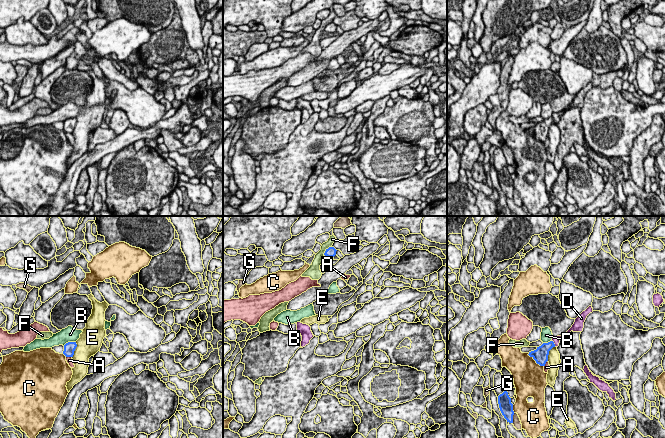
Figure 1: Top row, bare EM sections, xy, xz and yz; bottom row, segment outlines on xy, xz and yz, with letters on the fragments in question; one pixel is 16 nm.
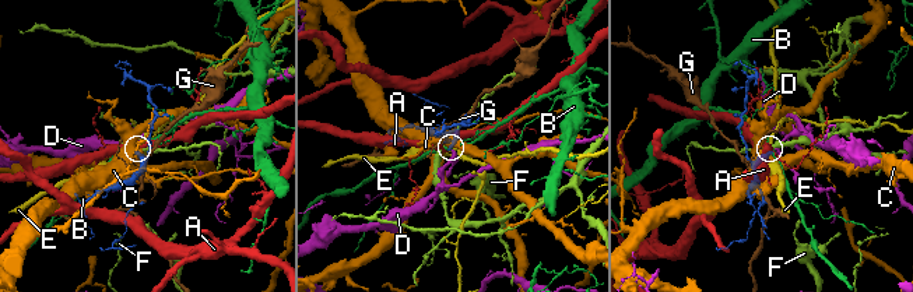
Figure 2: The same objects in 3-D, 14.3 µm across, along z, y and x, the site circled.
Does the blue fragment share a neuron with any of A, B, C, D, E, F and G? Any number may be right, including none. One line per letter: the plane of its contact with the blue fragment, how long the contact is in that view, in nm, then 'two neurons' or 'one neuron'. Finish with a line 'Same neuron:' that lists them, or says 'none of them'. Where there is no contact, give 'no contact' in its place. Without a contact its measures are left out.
A: contact in xy; length 100 nm; two neurons
B: contact in xy; length 220 nm; two neurons
C: contact in yz; length 340 nm; two neurons
D: contact in yz; length 120 nm; one neuron
E: contact in xy; length 260 nm; two neurons
F: contact in xz; length 200 nm; two neurons
G: contact in yz; length 180 nm; two neurons
Same neuron: D

